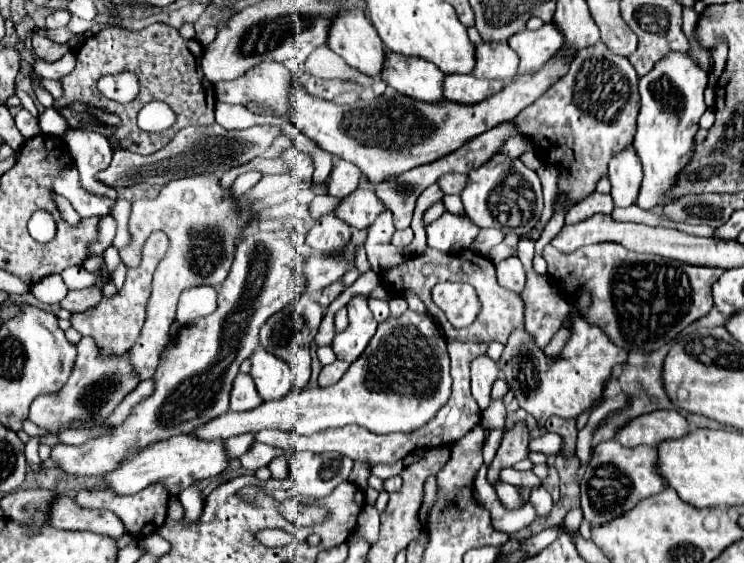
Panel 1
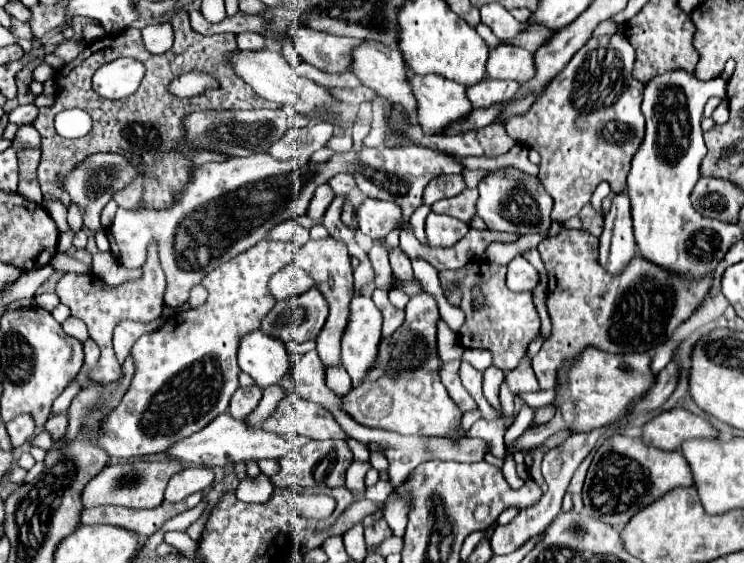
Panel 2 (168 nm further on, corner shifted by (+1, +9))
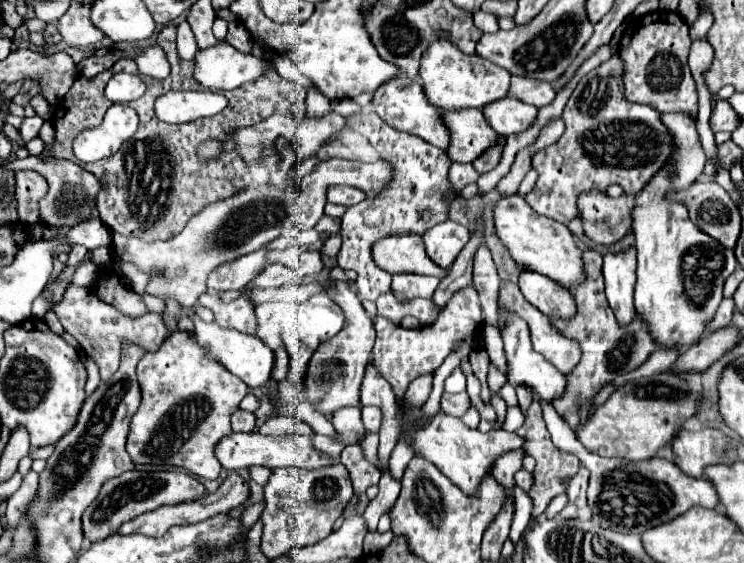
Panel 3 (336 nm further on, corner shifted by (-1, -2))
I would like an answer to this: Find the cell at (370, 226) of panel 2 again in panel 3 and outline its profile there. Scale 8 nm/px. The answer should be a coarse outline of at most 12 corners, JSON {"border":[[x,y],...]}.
{"border":[[394,234],[374,242],[374,262],[394,272],[446,276],[422,236]]}

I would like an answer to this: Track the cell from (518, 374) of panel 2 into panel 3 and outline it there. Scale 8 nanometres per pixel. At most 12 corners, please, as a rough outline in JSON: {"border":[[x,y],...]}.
{"border":[[546,400],[560,450],[590,470],[588,506],[602,528],[642,534],[718,506],[708,480],[652,456],[604,458],[574,440]]}

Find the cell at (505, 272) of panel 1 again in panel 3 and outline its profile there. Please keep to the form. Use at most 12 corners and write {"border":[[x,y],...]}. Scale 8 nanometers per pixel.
{"border":[[522,272],[518,286],[542,314],[574,314],[574,298],[546,276]]}

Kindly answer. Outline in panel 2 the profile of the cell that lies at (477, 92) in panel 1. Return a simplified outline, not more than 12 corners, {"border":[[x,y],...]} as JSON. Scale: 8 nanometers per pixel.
{"border":[[484,79],[466,89],[474,109],[506,103],[518,93],[516,81]]}

